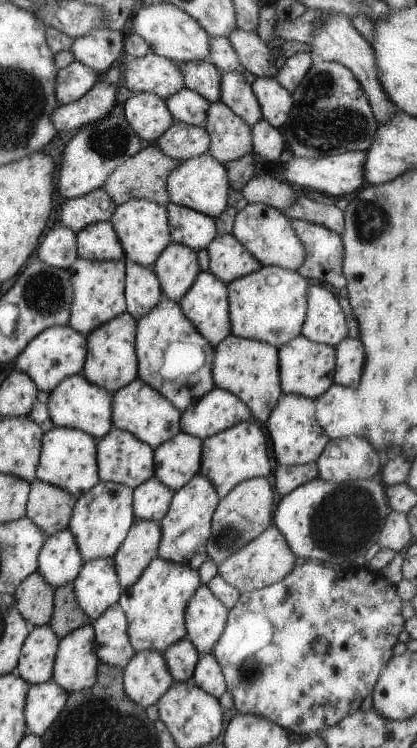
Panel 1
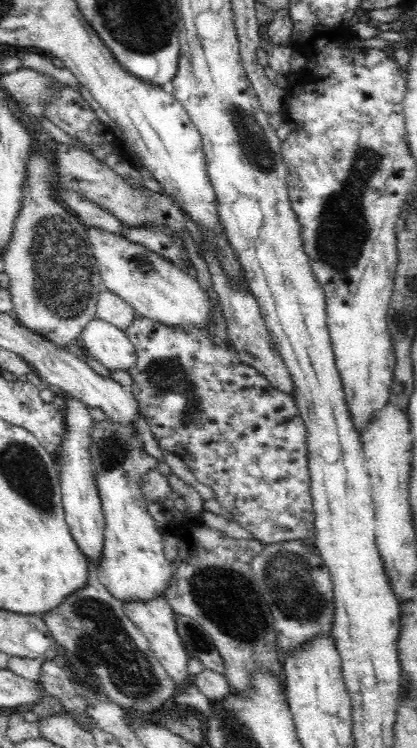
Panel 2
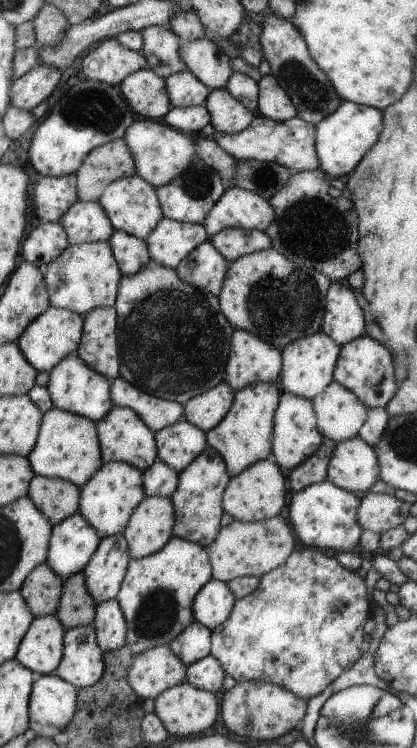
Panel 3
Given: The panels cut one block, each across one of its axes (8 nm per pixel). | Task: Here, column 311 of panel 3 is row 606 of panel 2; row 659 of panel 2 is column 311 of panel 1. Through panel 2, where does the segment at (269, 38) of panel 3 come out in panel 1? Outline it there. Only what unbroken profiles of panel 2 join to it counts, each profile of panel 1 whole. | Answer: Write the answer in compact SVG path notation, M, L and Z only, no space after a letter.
M313 60L291 96L293 102L289 116L279 128L289 154L297 158L316 159L342 152L363 152L373 142L373 132L377 128L377 121L360 84L345 66L333 61Z

